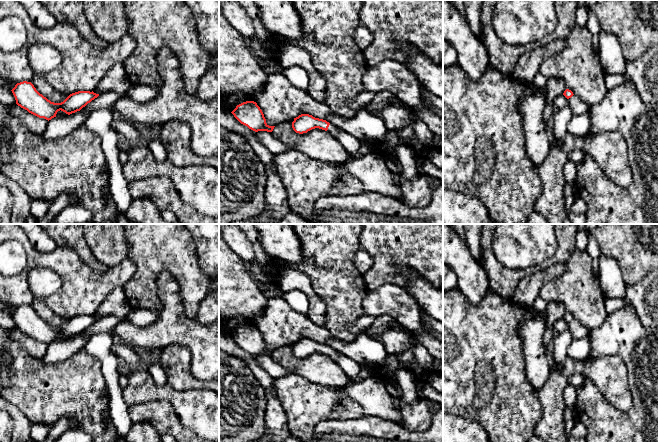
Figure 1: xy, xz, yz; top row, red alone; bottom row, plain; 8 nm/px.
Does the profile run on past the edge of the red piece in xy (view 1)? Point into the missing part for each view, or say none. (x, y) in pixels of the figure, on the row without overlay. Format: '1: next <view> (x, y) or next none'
1: next none

